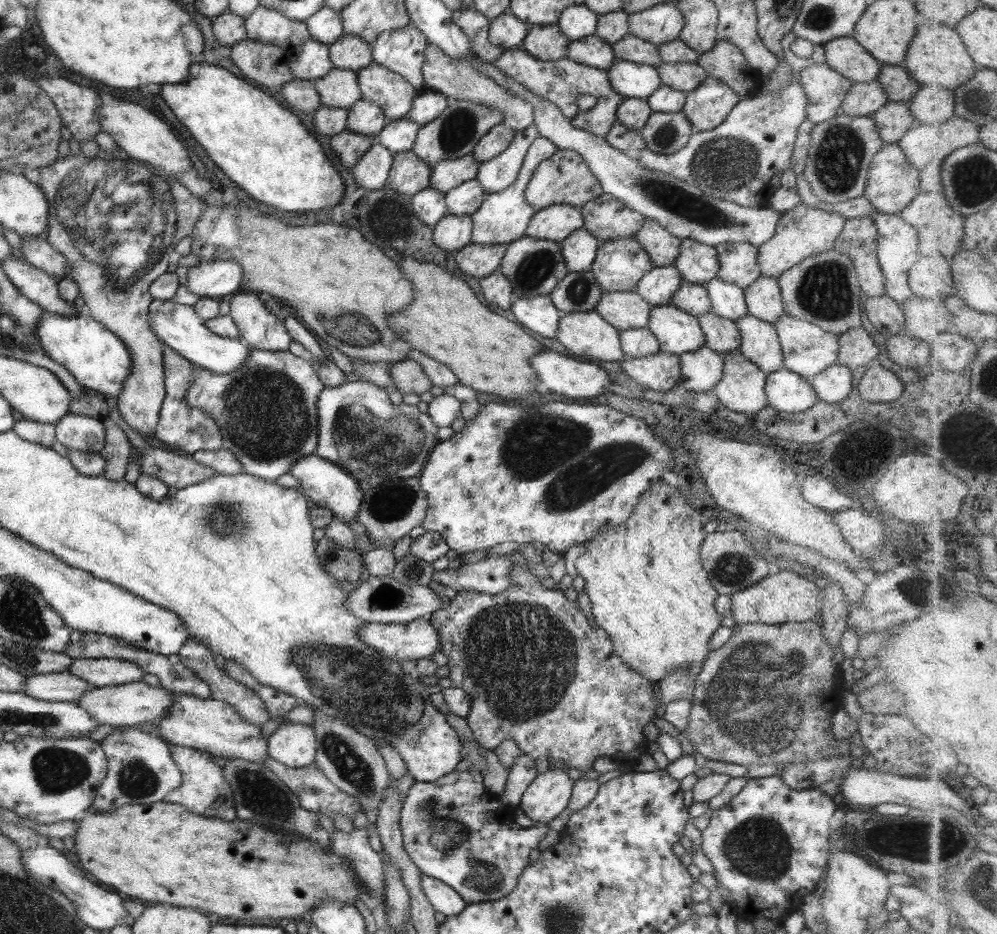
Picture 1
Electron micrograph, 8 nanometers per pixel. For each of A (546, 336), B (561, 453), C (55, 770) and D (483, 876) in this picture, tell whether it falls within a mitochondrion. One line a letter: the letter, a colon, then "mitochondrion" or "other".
A: other
B: mitochondrion
C: mitochondrion
D: mitochondrion

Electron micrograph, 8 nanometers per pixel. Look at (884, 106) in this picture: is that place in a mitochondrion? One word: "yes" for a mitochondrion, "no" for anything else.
no

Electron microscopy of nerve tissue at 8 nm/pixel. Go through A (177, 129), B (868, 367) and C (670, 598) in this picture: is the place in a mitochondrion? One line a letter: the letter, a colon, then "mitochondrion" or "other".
A: other
B: other
C: other

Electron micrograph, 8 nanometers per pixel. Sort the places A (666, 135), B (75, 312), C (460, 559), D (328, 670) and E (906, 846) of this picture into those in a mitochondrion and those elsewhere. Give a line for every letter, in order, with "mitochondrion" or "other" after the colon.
A: mitochondrion
B: other
C: other
D: mitochondrion
E: mitochondrion

